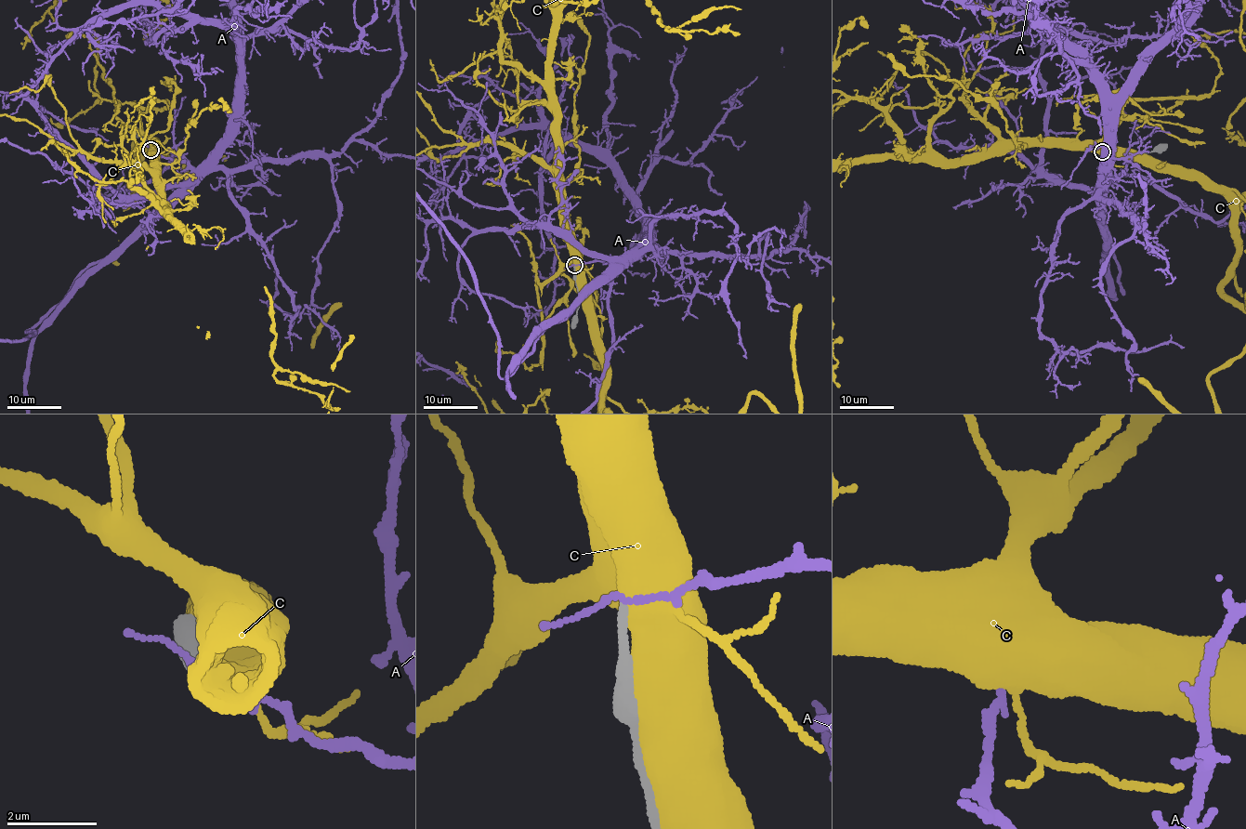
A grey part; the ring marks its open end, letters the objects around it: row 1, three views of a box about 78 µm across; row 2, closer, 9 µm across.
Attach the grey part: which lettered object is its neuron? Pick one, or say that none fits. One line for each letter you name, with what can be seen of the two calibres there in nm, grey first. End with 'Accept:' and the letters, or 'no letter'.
Accept: no letter

